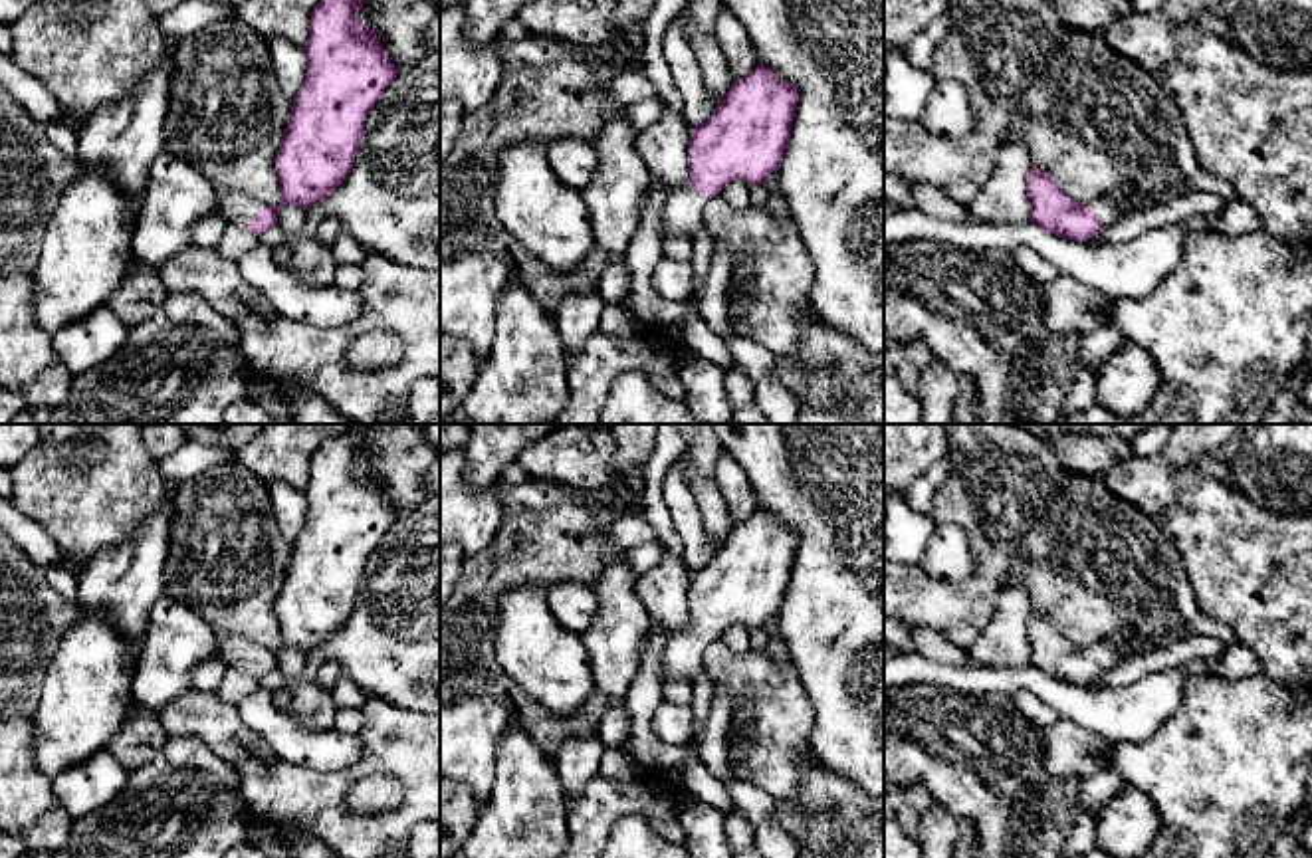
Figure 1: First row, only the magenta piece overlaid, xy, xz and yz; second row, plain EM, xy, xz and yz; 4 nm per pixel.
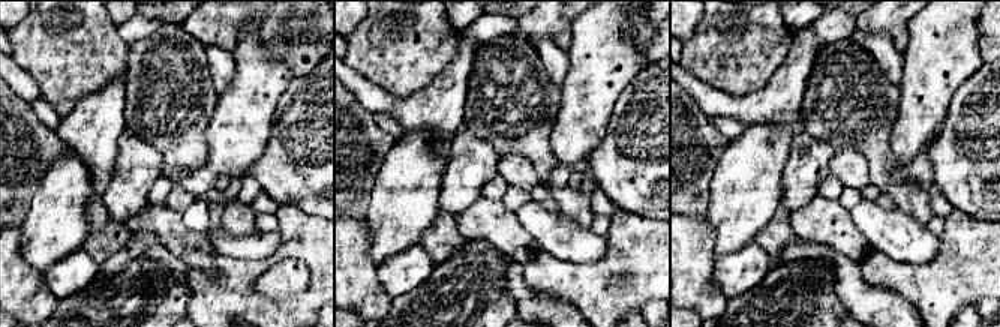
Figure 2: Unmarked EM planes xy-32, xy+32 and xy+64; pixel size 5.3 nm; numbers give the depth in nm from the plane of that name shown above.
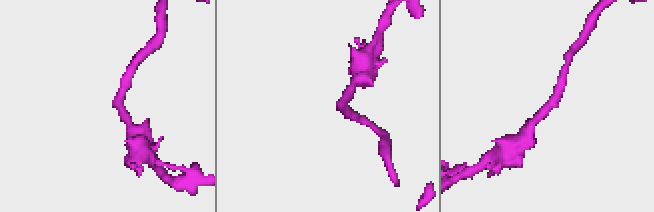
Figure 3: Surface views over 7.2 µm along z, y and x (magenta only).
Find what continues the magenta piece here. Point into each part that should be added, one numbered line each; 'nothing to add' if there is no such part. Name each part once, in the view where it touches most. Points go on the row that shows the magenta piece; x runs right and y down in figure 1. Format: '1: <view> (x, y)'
1: xy (238, 209)

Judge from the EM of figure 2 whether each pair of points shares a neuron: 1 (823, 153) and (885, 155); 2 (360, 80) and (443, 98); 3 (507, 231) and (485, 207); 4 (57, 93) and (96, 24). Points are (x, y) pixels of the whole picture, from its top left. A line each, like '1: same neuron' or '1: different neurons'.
1: different neurons
2: same neuron
3: same neuron
4: same neuron

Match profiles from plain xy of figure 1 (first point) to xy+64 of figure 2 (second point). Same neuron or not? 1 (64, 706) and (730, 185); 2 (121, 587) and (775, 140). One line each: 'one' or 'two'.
1: one
2: two

